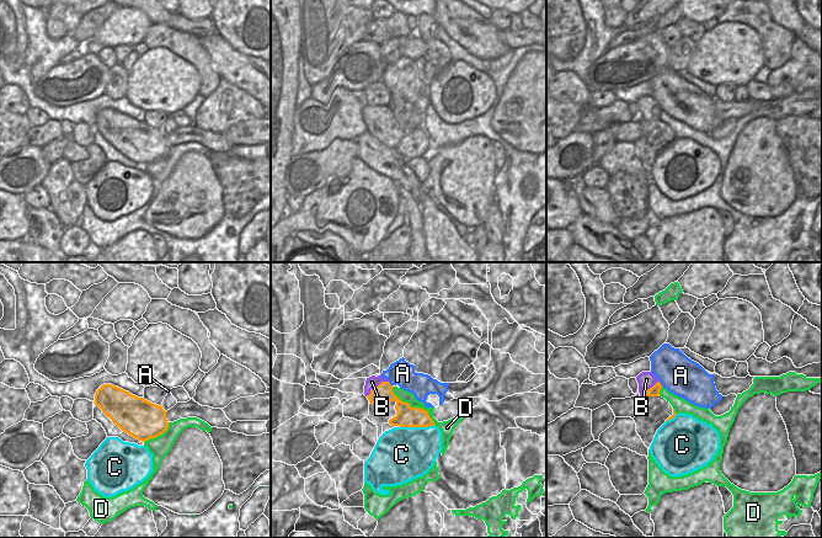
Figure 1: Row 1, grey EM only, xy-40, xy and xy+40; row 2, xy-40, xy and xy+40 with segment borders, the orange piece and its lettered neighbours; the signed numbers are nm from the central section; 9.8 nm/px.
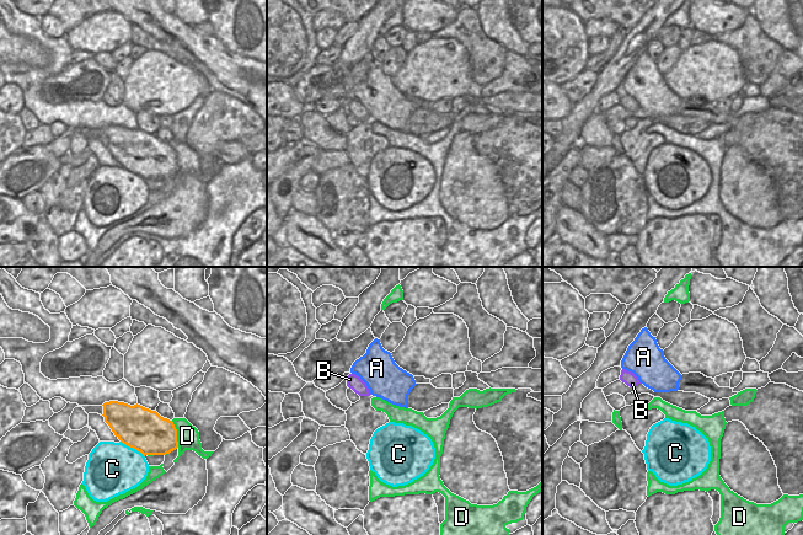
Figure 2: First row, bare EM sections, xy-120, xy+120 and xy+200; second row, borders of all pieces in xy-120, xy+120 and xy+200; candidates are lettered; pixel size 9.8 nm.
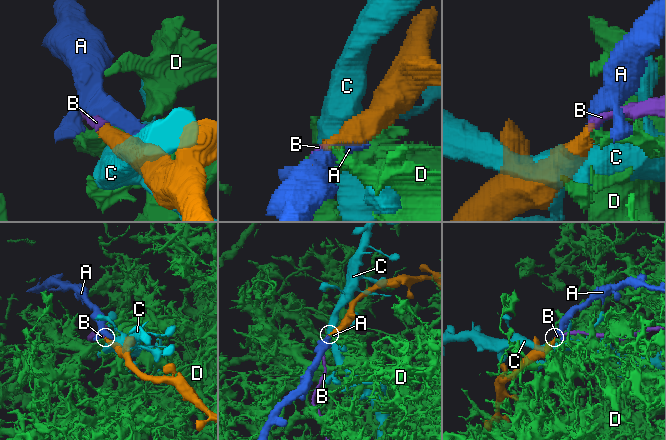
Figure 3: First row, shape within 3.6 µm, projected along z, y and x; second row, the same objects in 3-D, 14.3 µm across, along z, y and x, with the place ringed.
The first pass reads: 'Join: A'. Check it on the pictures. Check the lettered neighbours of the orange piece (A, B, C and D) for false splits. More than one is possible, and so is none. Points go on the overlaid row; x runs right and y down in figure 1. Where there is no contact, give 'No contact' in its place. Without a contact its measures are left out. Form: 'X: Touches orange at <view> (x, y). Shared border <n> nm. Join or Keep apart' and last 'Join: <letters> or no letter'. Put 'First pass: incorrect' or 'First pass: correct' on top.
First pass: correct
A: Touches orange at xy (389, 383). Shared border 70 nm. Join
B: Touches orange at xy (377, 387). Shared border 260 nm. Keep apart
C: Touches orange at xy (417, 426). Shared border 340 nm. Keep apart
D: Touches orange at xy (414, 408). Shared border 550 nm. Keep apart
Join: A.

